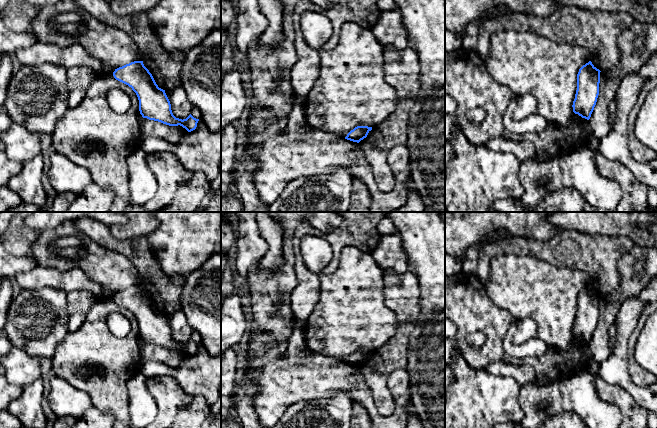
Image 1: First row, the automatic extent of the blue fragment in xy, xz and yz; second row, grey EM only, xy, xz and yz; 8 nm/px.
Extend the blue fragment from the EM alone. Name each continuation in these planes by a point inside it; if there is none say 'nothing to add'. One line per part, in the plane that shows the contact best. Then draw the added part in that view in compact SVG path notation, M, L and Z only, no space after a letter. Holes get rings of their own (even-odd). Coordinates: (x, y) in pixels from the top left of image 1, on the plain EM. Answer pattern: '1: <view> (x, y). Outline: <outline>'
1: xy (195, 336). Outline: M193 331L190 338L196 343L200 343L201 341L201 337L196 331Z

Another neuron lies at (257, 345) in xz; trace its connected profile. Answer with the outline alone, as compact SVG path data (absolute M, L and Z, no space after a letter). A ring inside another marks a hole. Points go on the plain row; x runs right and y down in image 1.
M250 332L250 339L245 350L245 357L249 360L253 358L263 358L271 344L276 344L276 340L271 334L266 332Z

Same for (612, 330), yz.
M614 323L609 328L610 354L613 353L615 349L616 337L617 337L617 331L616 331L616 324Z

